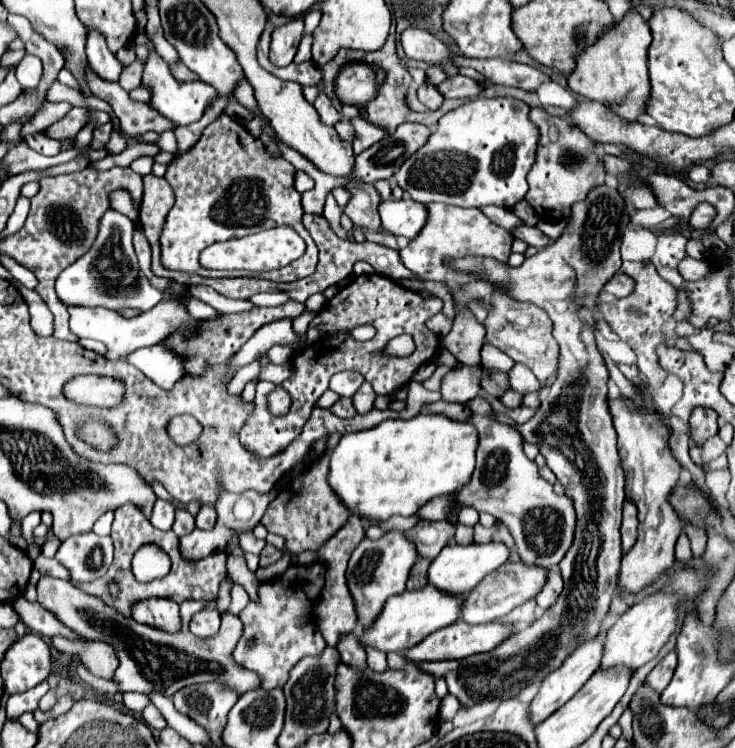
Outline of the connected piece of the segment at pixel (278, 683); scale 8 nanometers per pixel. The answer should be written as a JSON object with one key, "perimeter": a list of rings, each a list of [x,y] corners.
{"perimeter":[[[323,563],[293,565],[271,581],[263,581],[257,587],[257,601],[249,601],[239,613],[243,621],[243,635],[233,651],[235,663],[255,671],[263,679],[265,689],[283,687],[289,671],[307,655],[321,655],[327,647],[321,629],[309,619],[309,605],[323,591]]]}

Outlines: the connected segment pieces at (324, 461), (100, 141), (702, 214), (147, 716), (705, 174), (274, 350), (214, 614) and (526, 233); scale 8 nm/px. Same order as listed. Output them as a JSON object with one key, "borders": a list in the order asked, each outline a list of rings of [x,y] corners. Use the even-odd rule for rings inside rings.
{"borders":[[[[329,451],[313,461],[313,465],[297,475],[291,485],[275,497],[275,501],[267,507],[261,523],[269,533],[277,533],[285,539],[285,547],[291,555],[299,555],[301,551],[317,551],[331,535],[335,535],[347,521],[349,511],[339,503],[337,495],[331,491],[327,483],[329,471]]],[[[105,123],[105,125],[97,127],[97,129],[93,131],[93,139],[91,139],[91,143],[87,145],[87,149],[93,149],[93,151],[103,149],[103,147],[109,143],[109,139],[111,139],[111,131],[113,131],[113,125],[111,125],[111,123]]],[[[699,203],[699,207],[695,207],[695,211],[689,217],[689,223],[695,229],[705,229],[715,219],[715,215],[717,215],[715,207],[711,207],[709,203]]],[[[147,705],[141,715],[143,715],[143,721],[145,721],[151,729],[155,729],[155,731],[161,731],[161,729],[167,725],[165,719],[163,719],[163,715],[159,713],[159,709],[157,709],[155,705]]],[[[693,165],[693,167],[689,169],[689,177],[691,177],[691,181],[695,181],[695,183],[707,183],[707,181],[711,179],[711,171],[709,171],[707,165]]],[[[273,346],[267,352],[267,357],[270,361],[278,365],[287,363],[292,356],[294,356],[294,352],[286,346]]],[[[203,609],[193,615],[189,629],[193,635],[197,635],[201,639],[213,637],[219,631],[219,619],[221,619],[221,613],[217,609]]],[[[519,225],[513,231],[513,235],[517,239],[521,239],[521,241],[533,245],[533,247],[537,247],[537,249],[541,249],[541,247],[545,247],[549,243],[549,237],[545,233],[541,233],[537,227],[531,227],[531,225]]]]}

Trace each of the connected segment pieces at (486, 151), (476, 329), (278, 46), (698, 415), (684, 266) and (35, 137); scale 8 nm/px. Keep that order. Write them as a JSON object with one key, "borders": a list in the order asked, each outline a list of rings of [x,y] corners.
{"borders":[[[[477,97],[467,101],[465,105],[445,113],[435,131],[429,135],[427,143],[411,155],[403,167],[393,175],[399,187],[419,203],[449,203],[457,207],[483,207],[483,205],[499,205],[511,209],[515,203],[525,199],[529,185],[527,173],[535,161],[535,147],[537,147],[539,131],[529,121],[529,105],[519,99],[509,97]]],[[[463,311],[455,317],[453,329],[447,337],[441,339],[443,347],[449,349],[463,365],[481,365],[481,345],[485,341],[485,327],[477,323],[471,311]]],[[[293,19],[283,27],[275,27],[271,33],[271,51],[269,59],[277,67],[285,67],[293,61],[297,53],[297,45],[303,37],[303,19]]],[[[697,407],[689,419],[689,425],[695,445],[703,445],[707,439],[717,435],[717,413],[713,409]]],[[[685,257],[679,265],[679,273],[685,281],[701,281],[705,275],[709,275],[713,269],[711,269],[711,263],[709,261],[697,261],[693,257]]],[[[29,133],[23,139],[37,153],[43,153],[43,155],[57,155],[57,153],[61,153],[61,143],[55,141],[55,139],[45,137],[43,133]]]]}

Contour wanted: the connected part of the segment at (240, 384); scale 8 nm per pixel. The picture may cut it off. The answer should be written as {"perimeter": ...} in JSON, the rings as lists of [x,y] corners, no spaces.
{"perimeter":[[[262,356],[258,357],[254,362],[246,365],[235,373],[228,387],[228,391],[231,395],[240,395],[246,383],[258,376],[261,357]]]}

